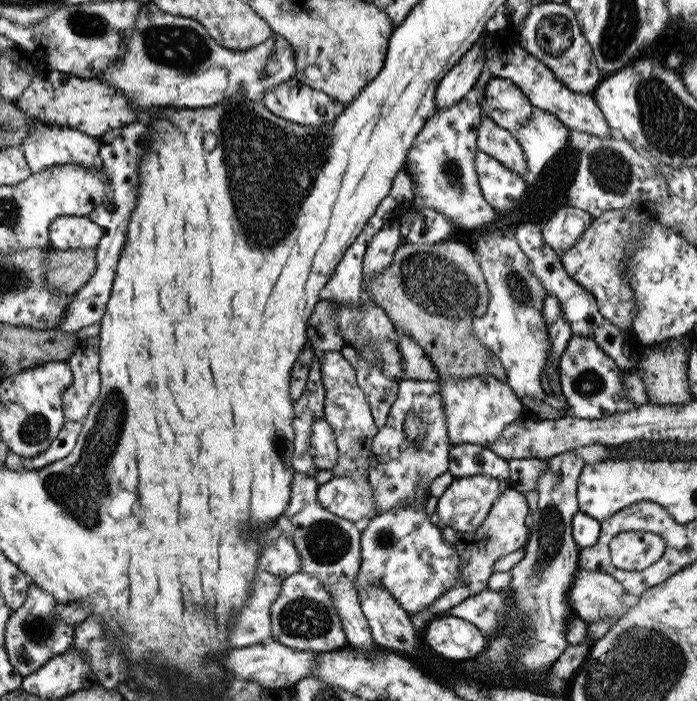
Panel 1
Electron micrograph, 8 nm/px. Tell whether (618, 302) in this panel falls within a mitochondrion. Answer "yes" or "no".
yes

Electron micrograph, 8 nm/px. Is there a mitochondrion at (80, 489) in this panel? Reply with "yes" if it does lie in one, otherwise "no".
yes

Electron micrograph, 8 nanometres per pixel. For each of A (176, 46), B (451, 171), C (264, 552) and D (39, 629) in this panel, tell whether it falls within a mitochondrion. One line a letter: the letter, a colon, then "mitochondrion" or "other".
A: mitochondrion
B: mitochondrion
C: other
D: mitochondrion

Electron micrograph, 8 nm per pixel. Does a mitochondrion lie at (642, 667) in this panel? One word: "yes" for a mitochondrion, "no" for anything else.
yes

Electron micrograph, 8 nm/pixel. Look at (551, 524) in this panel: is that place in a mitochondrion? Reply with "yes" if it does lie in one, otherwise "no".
yes

